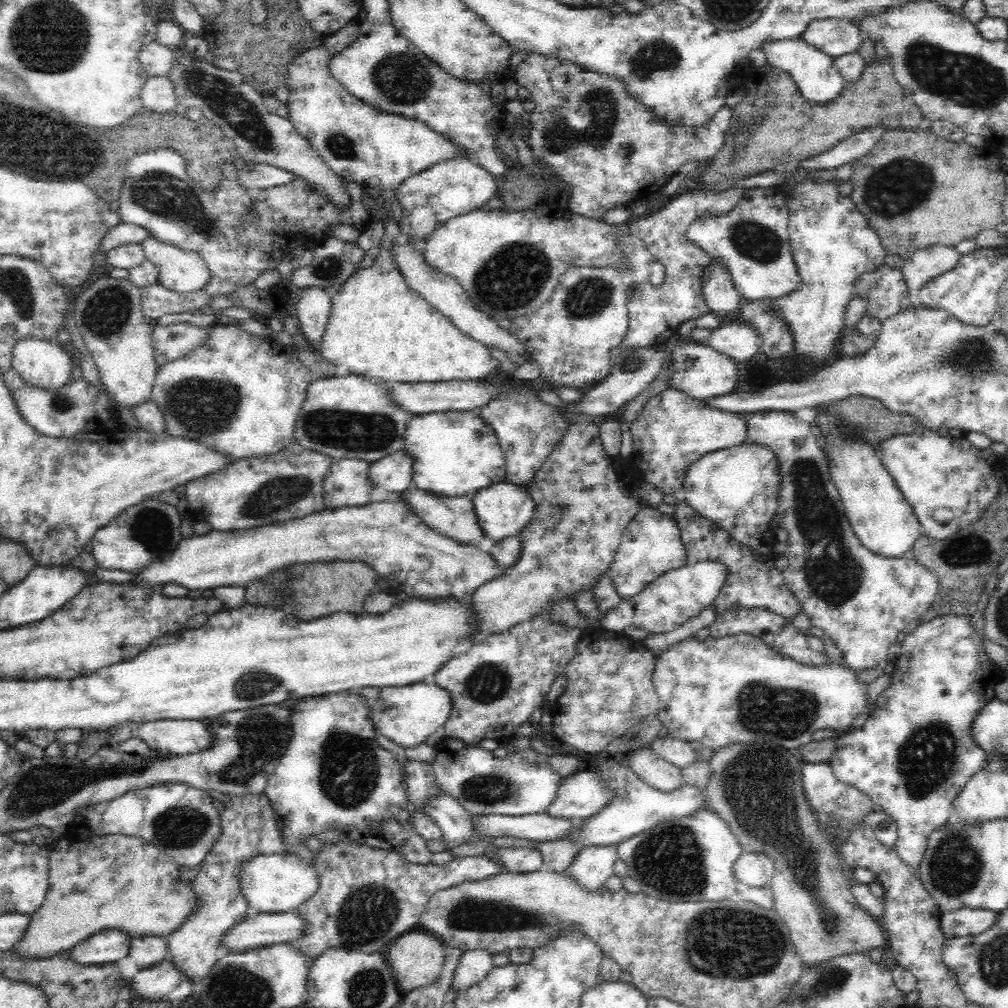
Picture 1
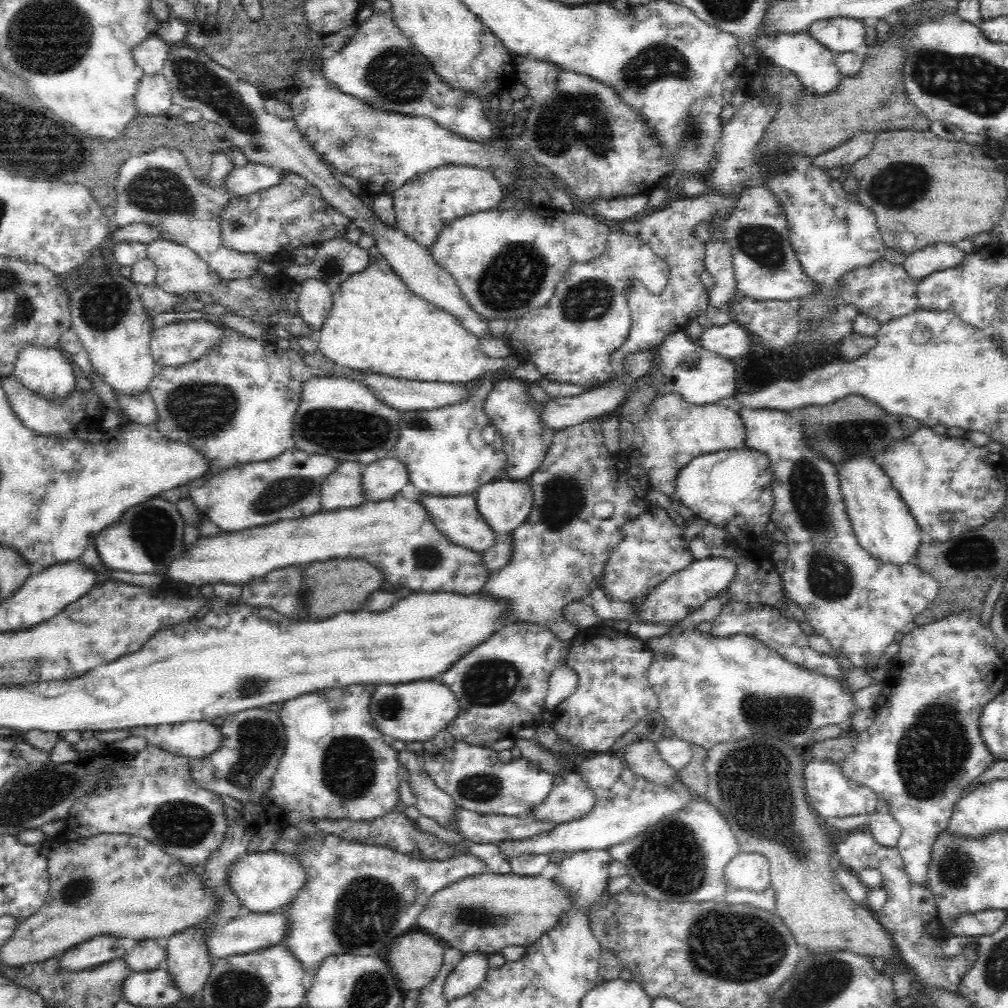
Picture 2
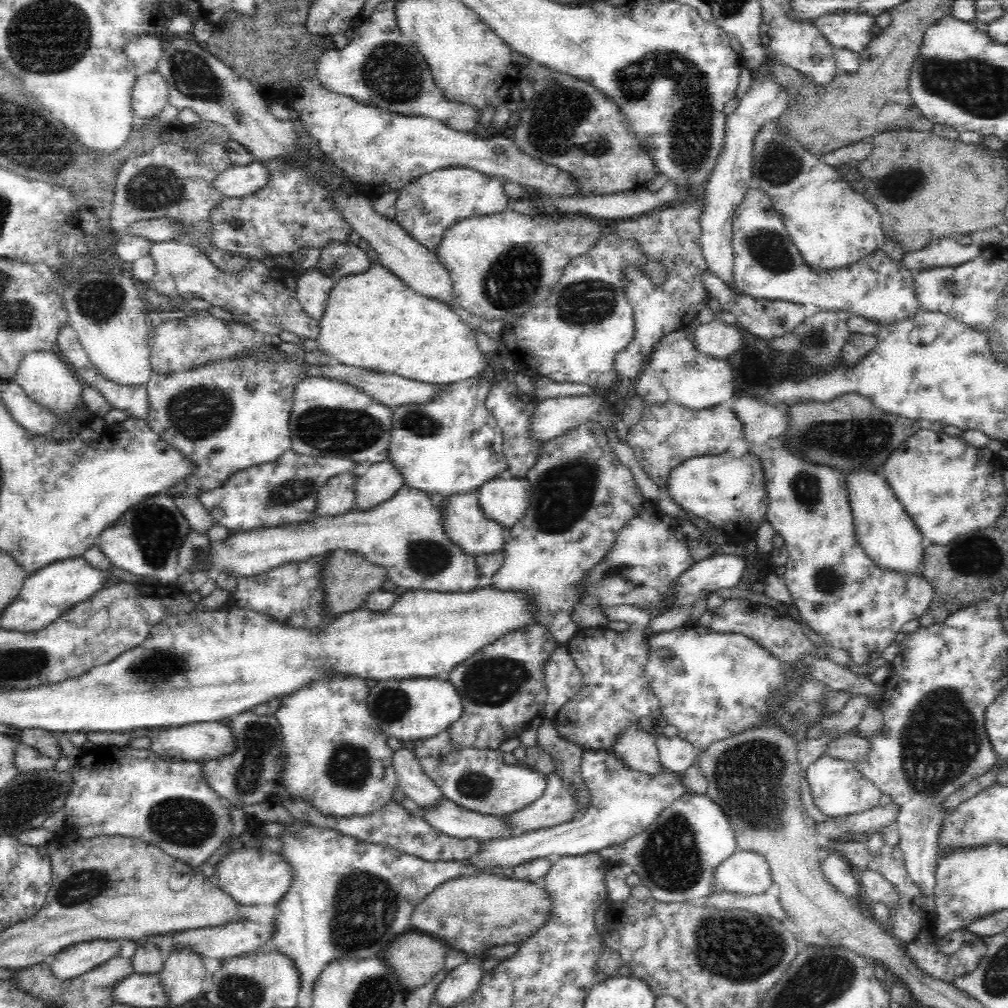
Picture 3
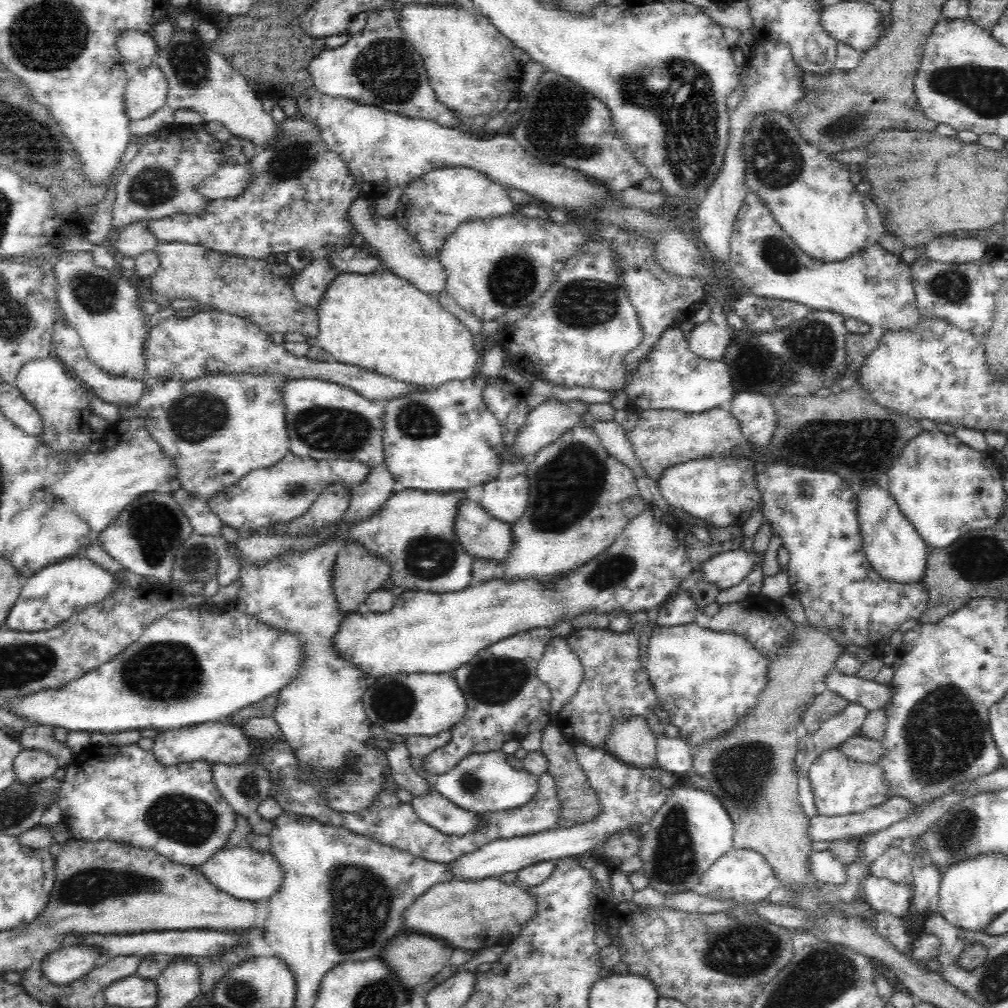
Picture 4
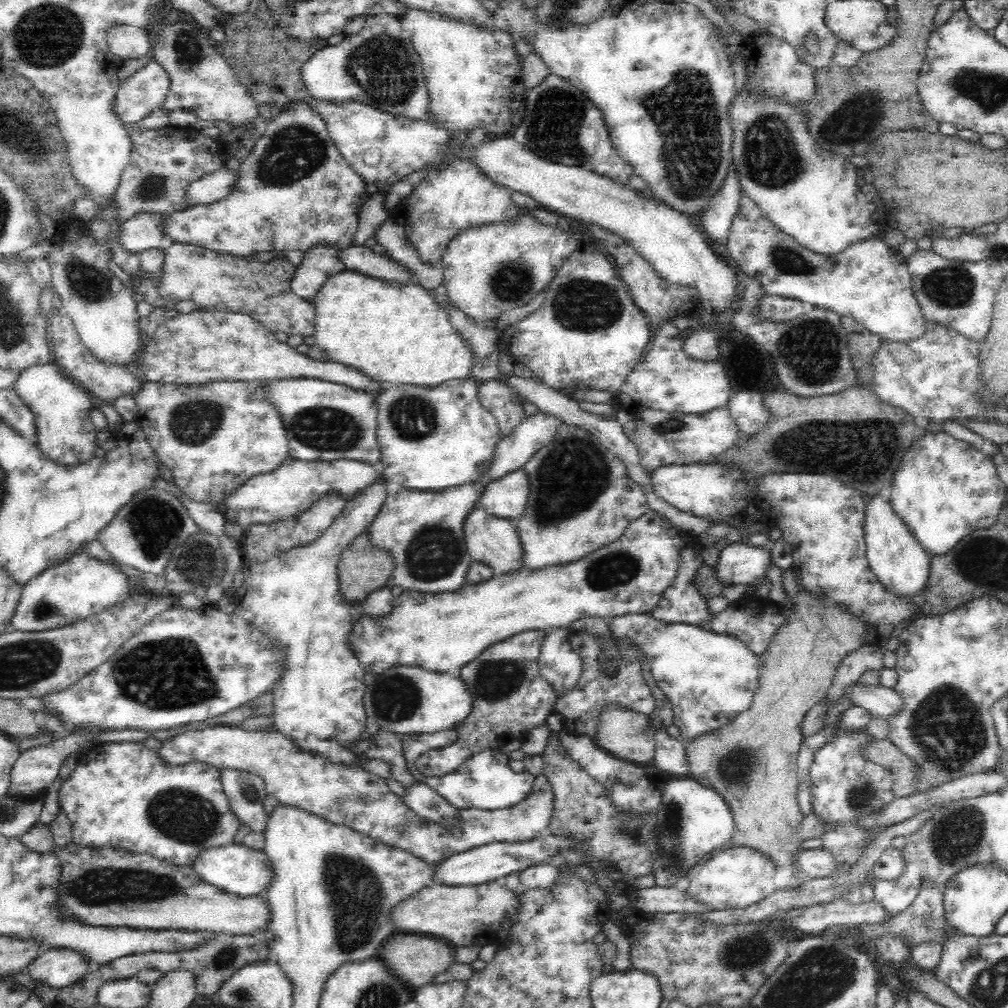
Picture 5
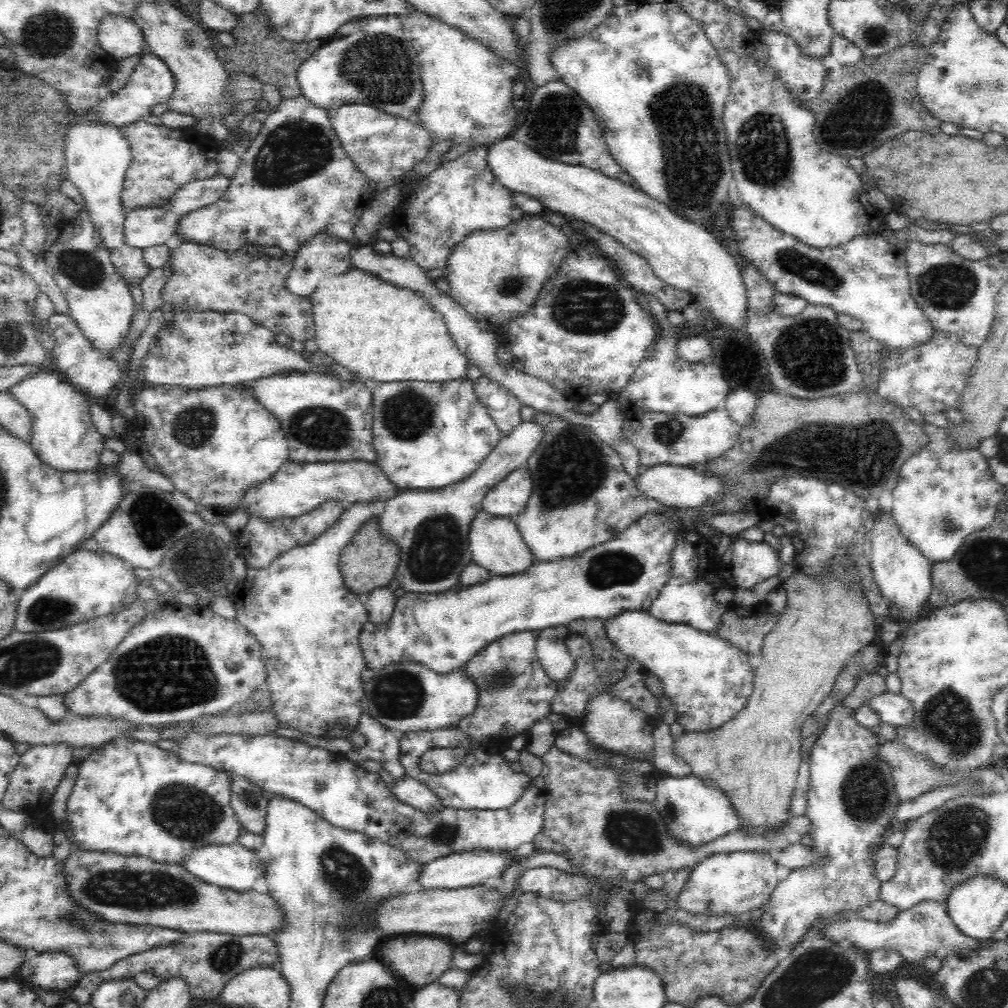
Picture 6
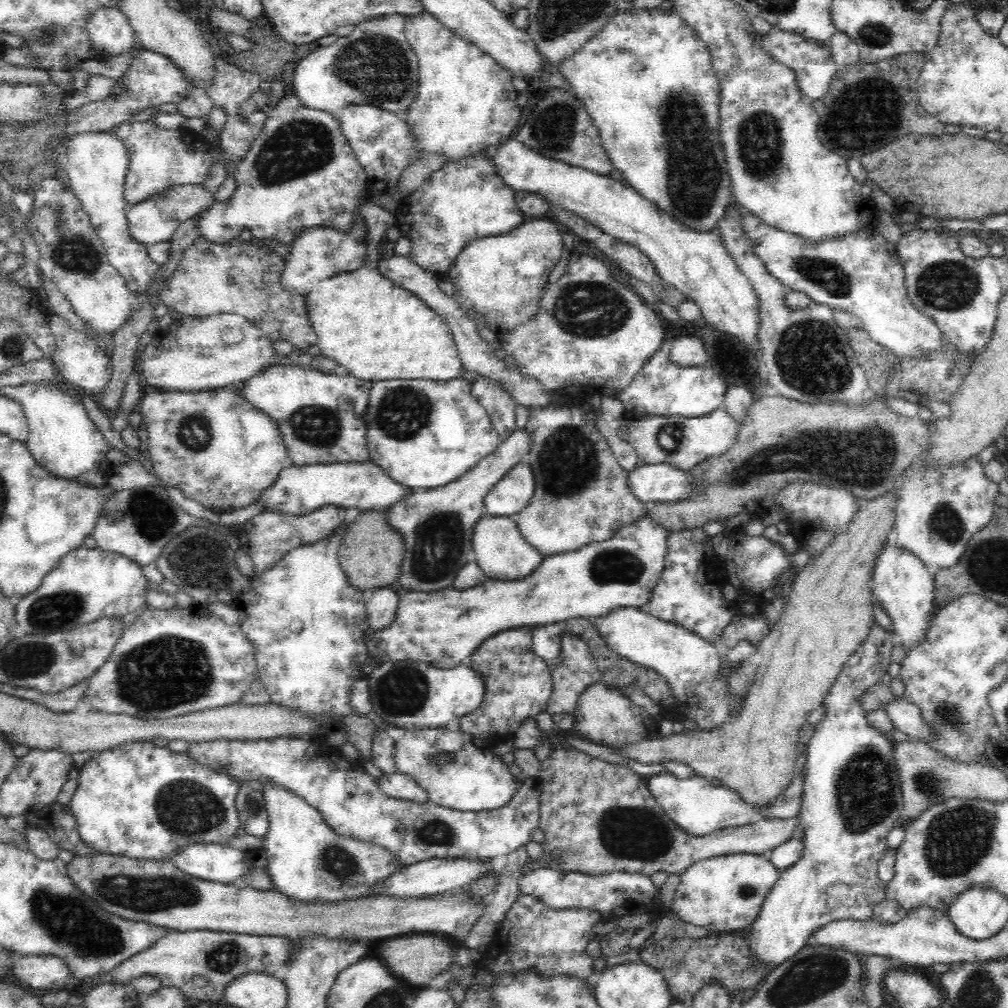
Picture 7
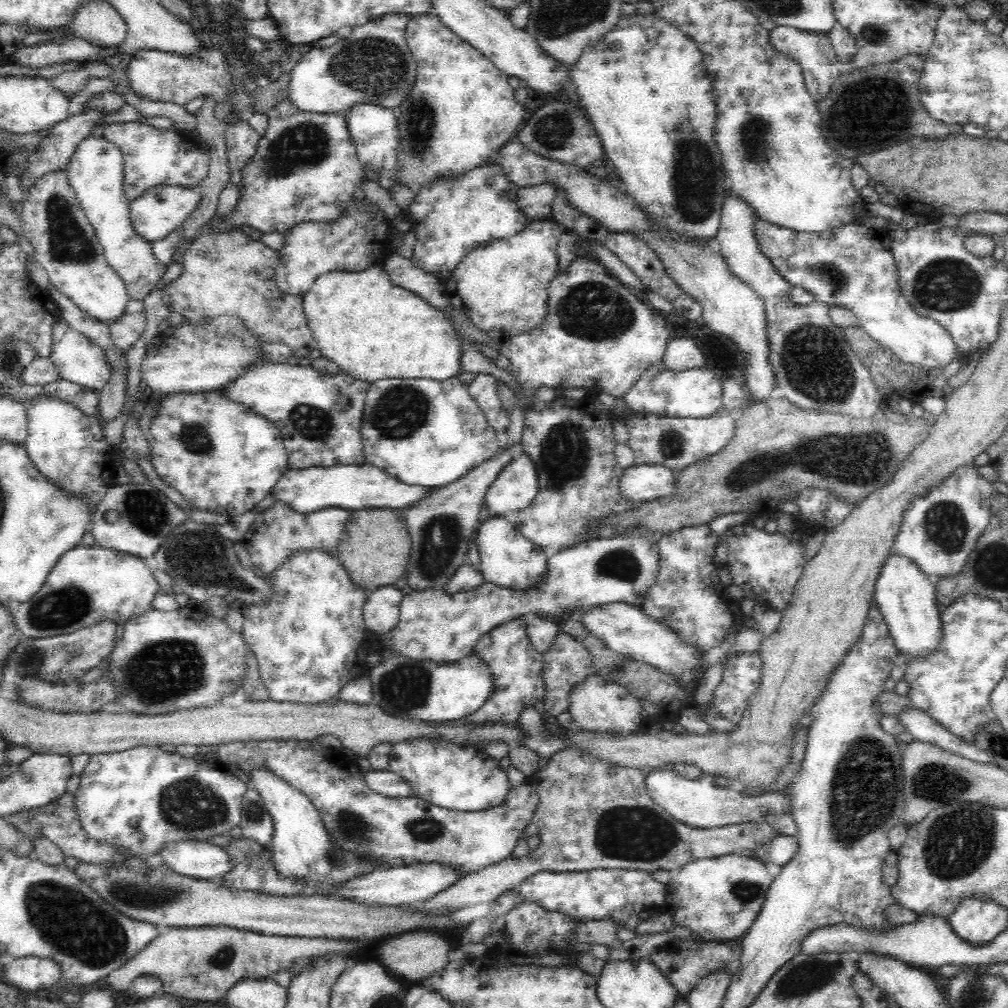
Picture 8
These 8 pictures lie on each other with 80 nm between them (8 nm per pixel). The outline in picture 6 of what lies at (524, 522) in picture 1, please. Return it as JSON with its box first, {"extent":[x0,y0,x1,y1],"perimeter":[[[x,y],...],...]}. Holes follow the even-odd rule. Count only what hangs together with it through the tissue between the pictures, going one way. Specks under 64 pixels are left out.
{"extent":[481,466,533,518],"perimeter":[[[519,466],[486,493],[481,504],[482,511],[494,516],[515,518],[526,508],[533,490],[528,466]]]}

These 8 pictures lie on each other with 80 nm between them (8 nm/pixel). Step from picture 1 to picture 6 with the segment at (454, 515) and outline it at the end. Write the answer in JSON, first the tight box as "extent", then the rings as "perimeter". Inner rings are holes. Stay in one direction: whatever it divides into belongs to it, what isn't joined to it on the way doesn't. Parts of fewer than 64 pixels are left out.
{"extent":[469,511,538,577],"perimeter":[[[480,511],[472,521],[469,535],[473,562],[486,569],[492,577],[514,576],[526,572],[538,562],[524,543],[521,532],[510,516],[494,516]]]}

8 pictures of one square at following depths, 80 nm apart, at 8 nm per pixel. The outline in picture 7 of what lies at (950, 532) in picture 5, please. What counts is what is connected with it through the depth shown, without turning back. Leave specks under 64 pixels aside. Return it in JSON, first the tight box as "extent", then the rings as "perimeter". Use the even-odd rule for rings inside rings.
{"extent":[895,459,1001,579],"perimeter":[[[976,459],[965,460],[963,463],[944,468],[944,470],[925,470],[914,462],[903,473],[902,488],[897,496],[897,515],[895,530],[897,532],[896,545],[905,552],[918,557],[924,567],[928,569],[932,579],[938,571],[954,568],[968,550],[968,544],[973,536],[980,532],[991,520],[995,508],[995,501],[1001,498],[999,487],[990,482],[984,474],[983,466]]]}

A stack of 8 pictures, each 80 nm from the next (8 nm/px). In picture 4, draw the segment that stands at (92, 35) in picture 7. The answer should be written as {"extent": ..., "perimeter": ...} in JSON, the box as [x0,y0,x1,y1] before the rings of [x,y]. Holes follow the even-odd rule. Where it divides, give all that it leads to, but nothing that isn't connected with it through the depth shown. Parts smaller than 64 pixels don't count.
{"extent":[116,28,158,69],"perimeter":[[[128,28],[118,34],[116,49],[124,63],[135,64],[140,69],[146,69],[155,64],[158,47],[151,32]]]}

